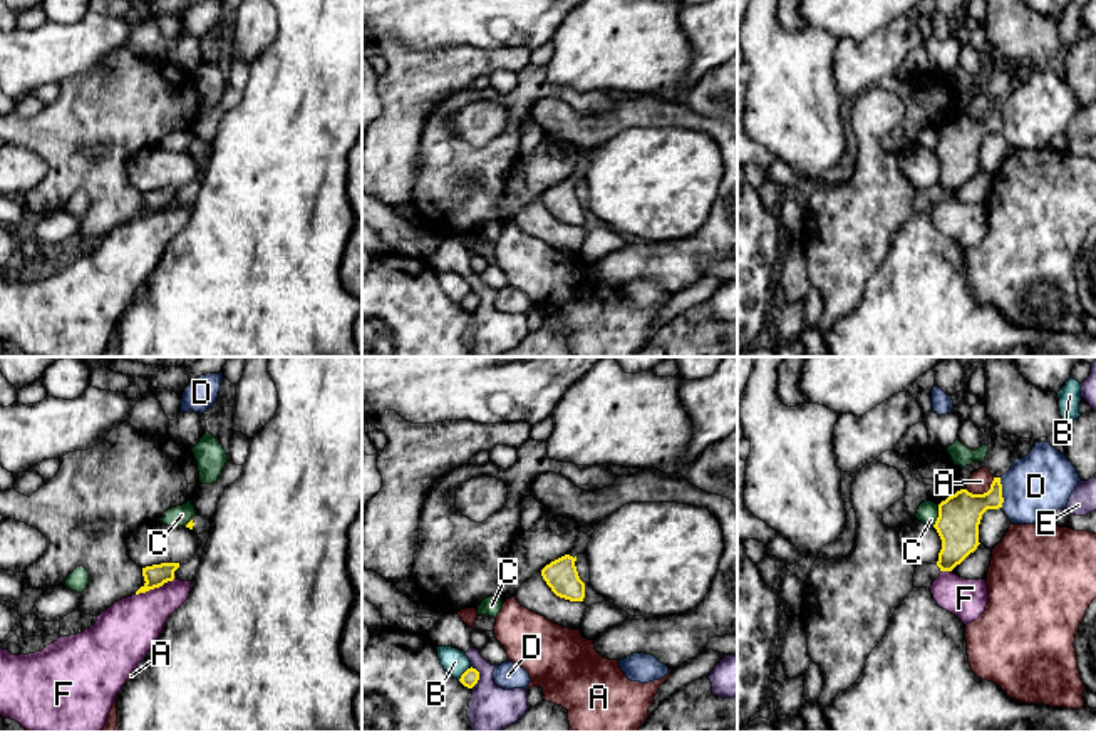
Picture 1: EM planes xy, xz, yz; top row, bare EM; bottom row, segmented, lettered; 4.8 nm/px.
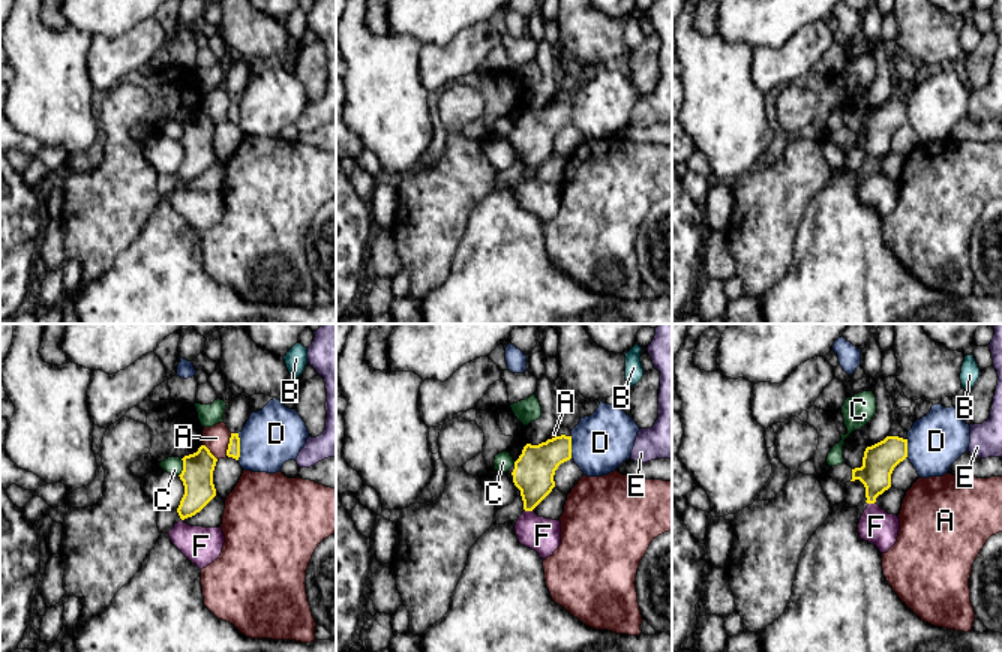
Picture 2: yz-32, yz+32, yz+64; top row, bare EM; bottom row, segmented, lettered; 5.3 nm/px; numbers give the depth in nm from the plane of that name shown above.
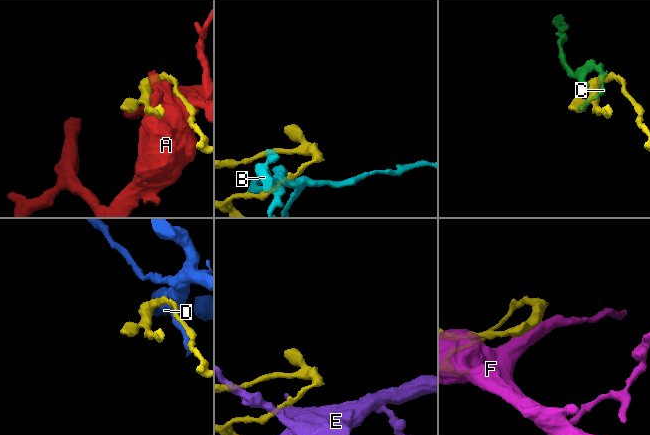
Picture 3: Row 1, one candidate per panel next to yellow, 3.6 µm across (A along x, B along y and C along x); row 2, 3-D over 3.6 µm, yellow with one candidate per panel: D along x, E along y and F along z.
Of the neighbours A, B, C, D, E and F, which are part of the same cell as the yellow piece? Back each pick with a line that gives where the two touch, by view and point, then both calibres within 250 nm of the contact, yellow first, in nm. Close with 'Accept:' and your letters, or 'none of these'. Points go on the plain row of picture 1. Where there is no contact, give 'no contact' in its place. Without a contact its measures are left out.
Accept: none of these

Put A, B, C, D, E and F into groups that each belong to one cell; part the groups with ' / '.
A / B / C / D / E / F

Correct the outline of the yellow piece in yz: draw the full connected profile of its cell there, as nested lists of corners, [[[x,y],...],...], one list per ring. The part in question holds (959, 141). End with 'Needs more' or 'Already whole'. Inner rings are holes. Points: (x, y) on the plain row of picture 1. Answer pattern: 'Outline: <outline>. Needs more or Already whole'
Outline: [[[994,102],[990,114],[984,119],[972,119],[960,114],[938,129],[938,142],[933,149],[940,164],[937,191],[940,196],[952,196],[970,178],[977,174],[979,149],[987,134],[1002,132],[1000,102]]]. Already whole

